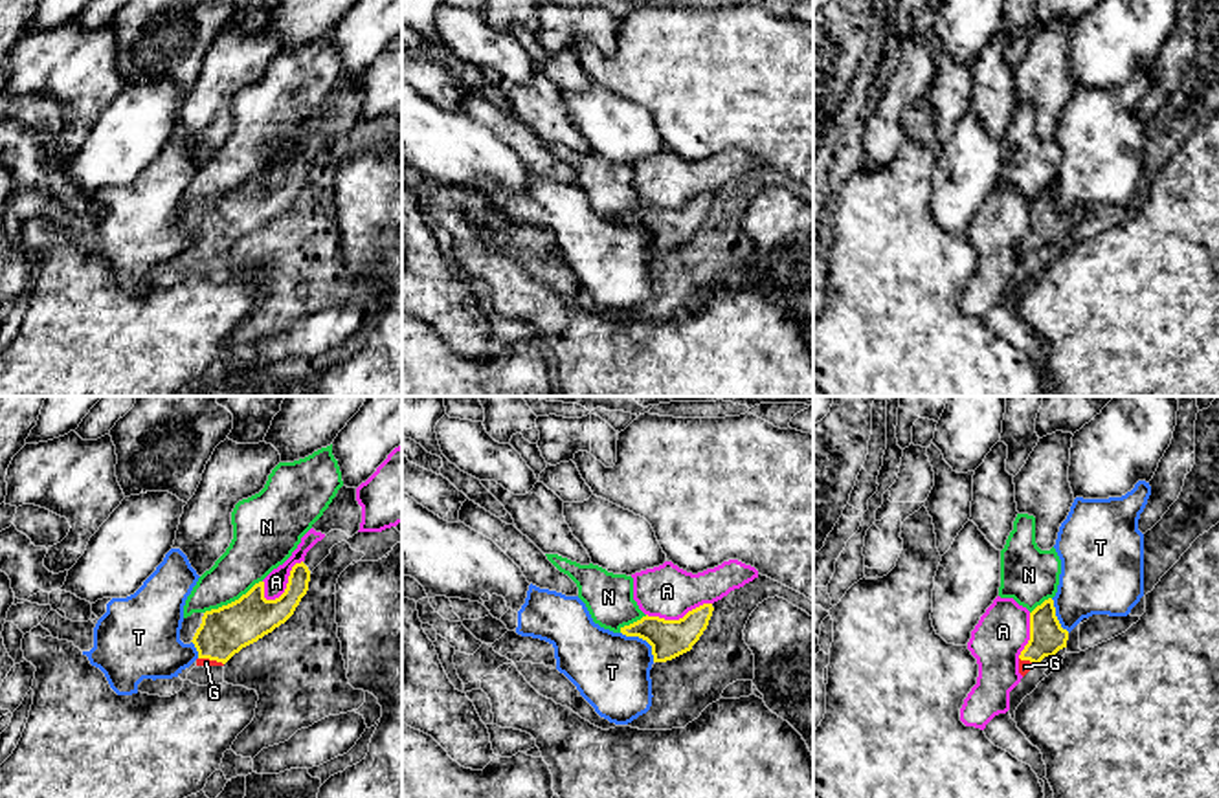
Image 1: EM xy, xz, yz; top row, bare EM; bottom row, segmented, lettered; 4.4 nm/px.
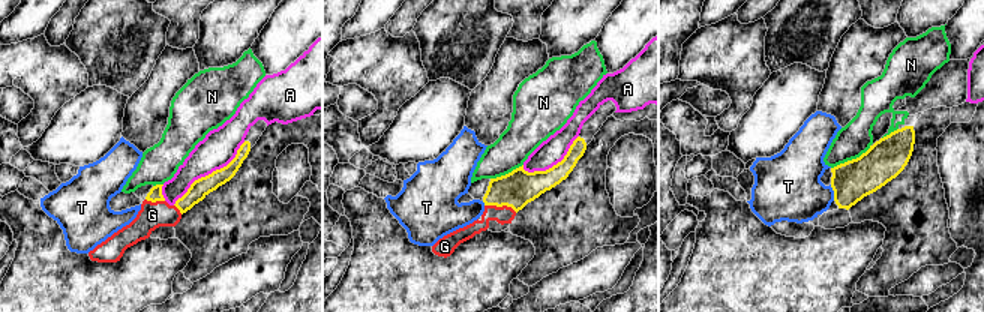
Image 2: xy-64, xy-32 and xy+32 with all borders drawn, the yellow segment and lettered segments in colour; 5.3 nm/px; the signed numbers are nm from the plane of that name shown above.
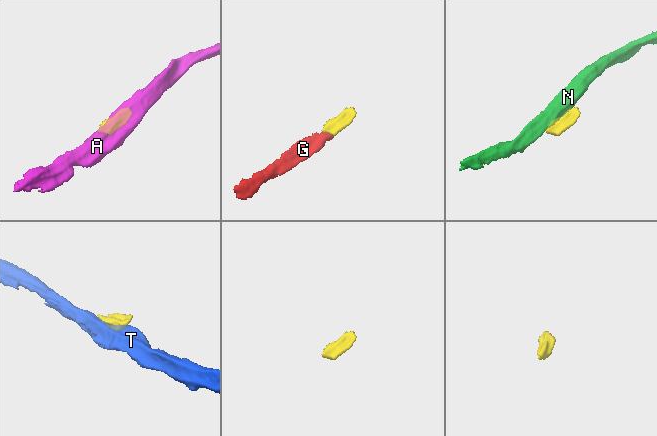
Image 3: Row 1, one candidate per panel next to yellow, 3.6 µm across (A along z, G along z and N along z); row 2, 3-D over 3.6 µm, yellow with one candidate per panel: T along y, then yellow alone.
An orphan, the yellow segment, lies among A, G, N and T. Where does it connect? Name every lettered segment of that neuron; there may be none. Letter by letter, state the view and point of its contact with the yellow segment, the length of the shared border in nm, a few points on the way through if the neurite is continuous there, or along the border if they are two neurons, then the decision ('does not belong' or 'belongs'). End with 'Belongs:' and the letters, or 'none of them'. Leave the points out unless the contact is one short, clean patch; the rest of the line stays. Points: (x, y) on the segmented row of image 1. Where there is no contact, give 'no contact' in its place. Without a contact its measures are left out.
A: meets yellow in xy at (287, 584); contact 240 nm long; does not belong
G: meets yellow in xy at (212, 659); contact 120 nm long; runs through xy (224, 631), (215, 642), (212, 659), (206, 663); belongs
N: meets yellow in xy at (232, 602); contact 300 nm long; border along xy (261, 580), (237, 598), (204, 613); does not belong
T: meets yellow in xz at (643, 639); contact 200 nm long; does not belong
Belongs: G

